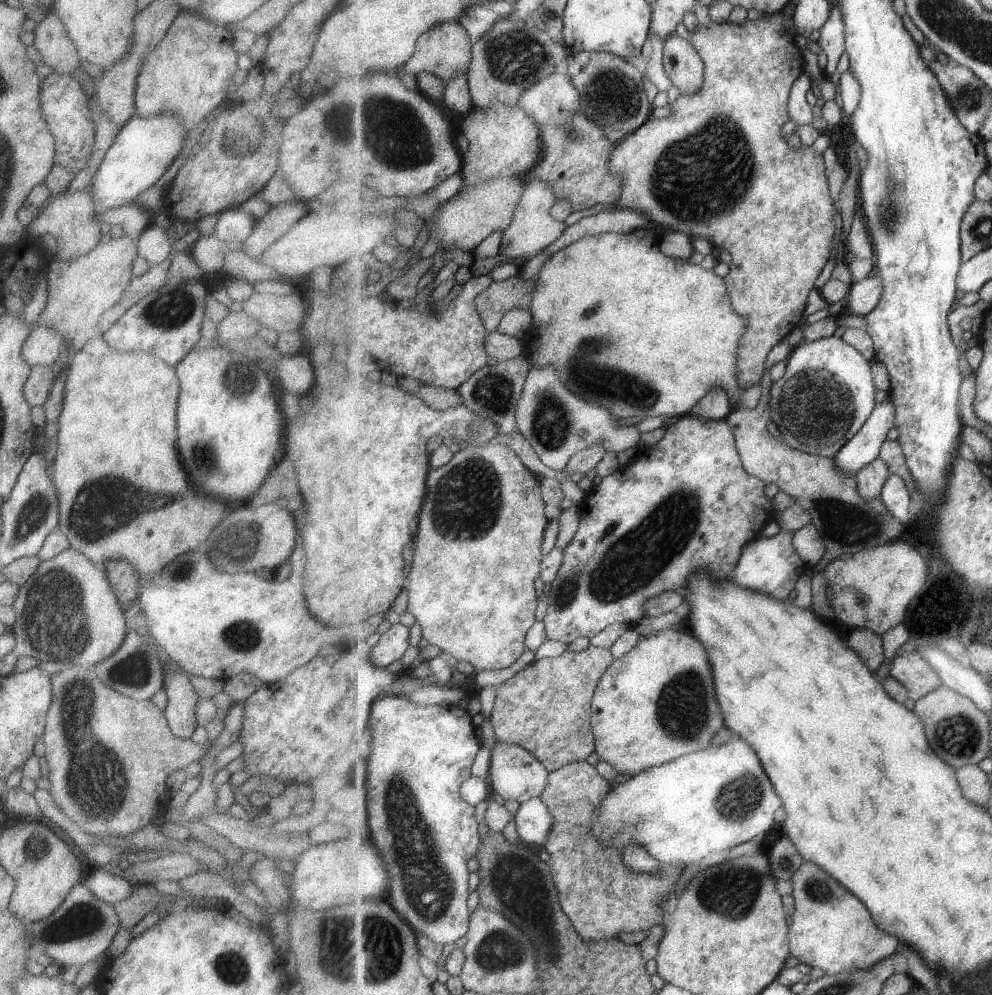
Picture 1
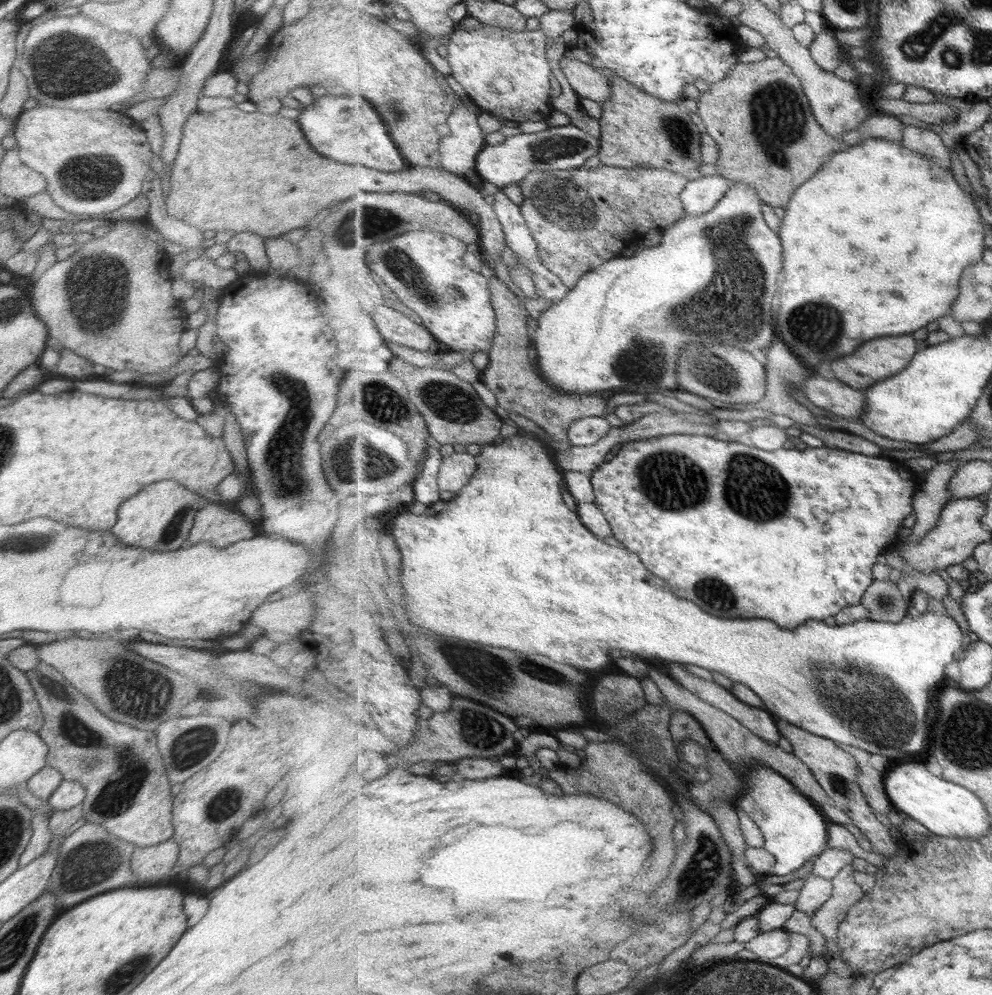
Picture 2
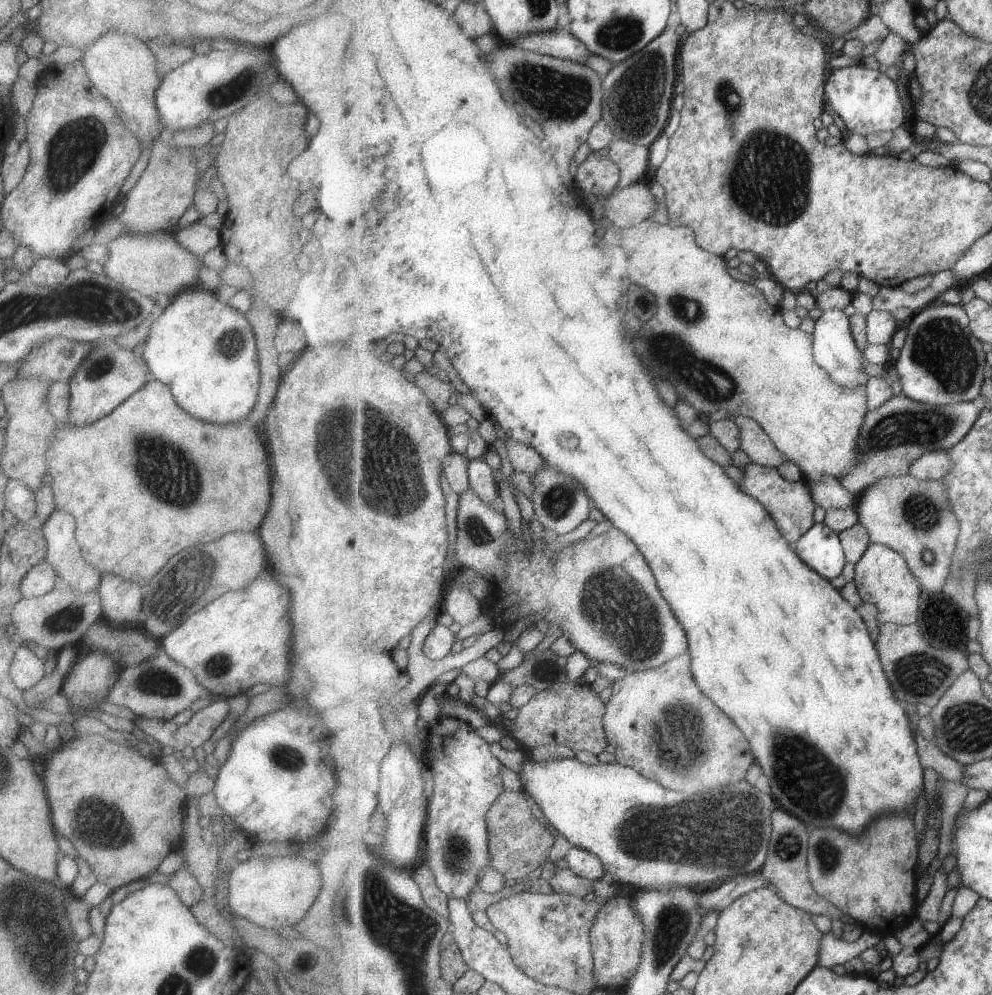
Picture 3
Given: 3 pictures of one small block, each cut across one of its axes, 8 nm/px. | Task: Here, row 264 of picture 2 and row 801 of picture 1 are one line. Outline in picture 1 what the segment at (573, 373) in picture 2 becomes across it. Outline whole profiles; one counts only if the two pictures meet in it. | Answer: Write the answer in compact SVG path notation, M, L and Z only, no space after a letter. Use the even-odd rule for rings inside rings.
M733 734L731 740L725 744L711 746L702 751L683 755L674 761L668 761L664 765L651 767L640 772L637 776L631 777L628 781L614 786L608 797L603 800L602 805L592 814L592 832L595 837L598 837L607 845L621 847L623 850L629 845L641 845L662 863L677 866L681 862L683 866L687 866L687 864L693 864L693 862L707 860L709 856L717 856L719 854L717 850L731 850L733 846L739 846L743 842L749 842L749 840L755 840L756 838L767 835L772 830L771 826L775 823L775 812L779 811L781 807L783 807L783 800L775 792L775 786L773 786L773 782L771 782L769 775L766 773L757 751L740 736ZM733 766L735 766L735 770L739 774L735 780L733 780Z

